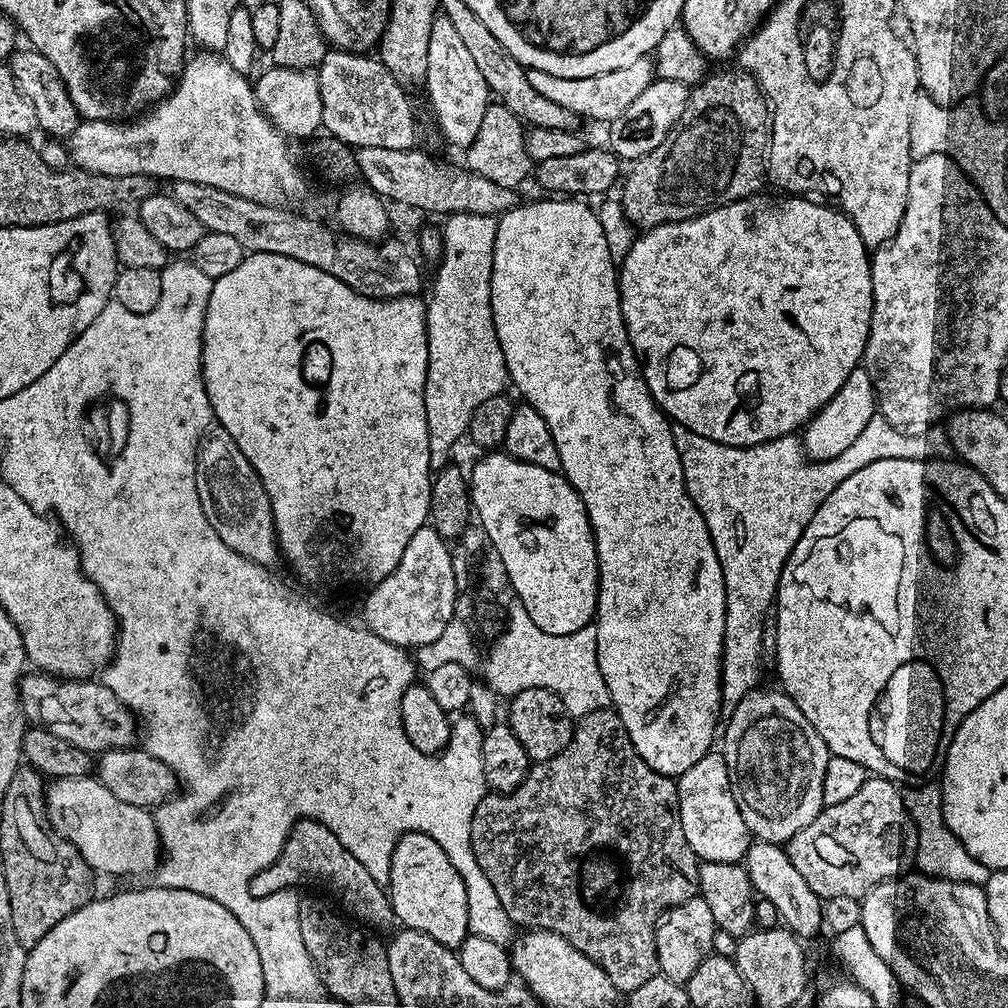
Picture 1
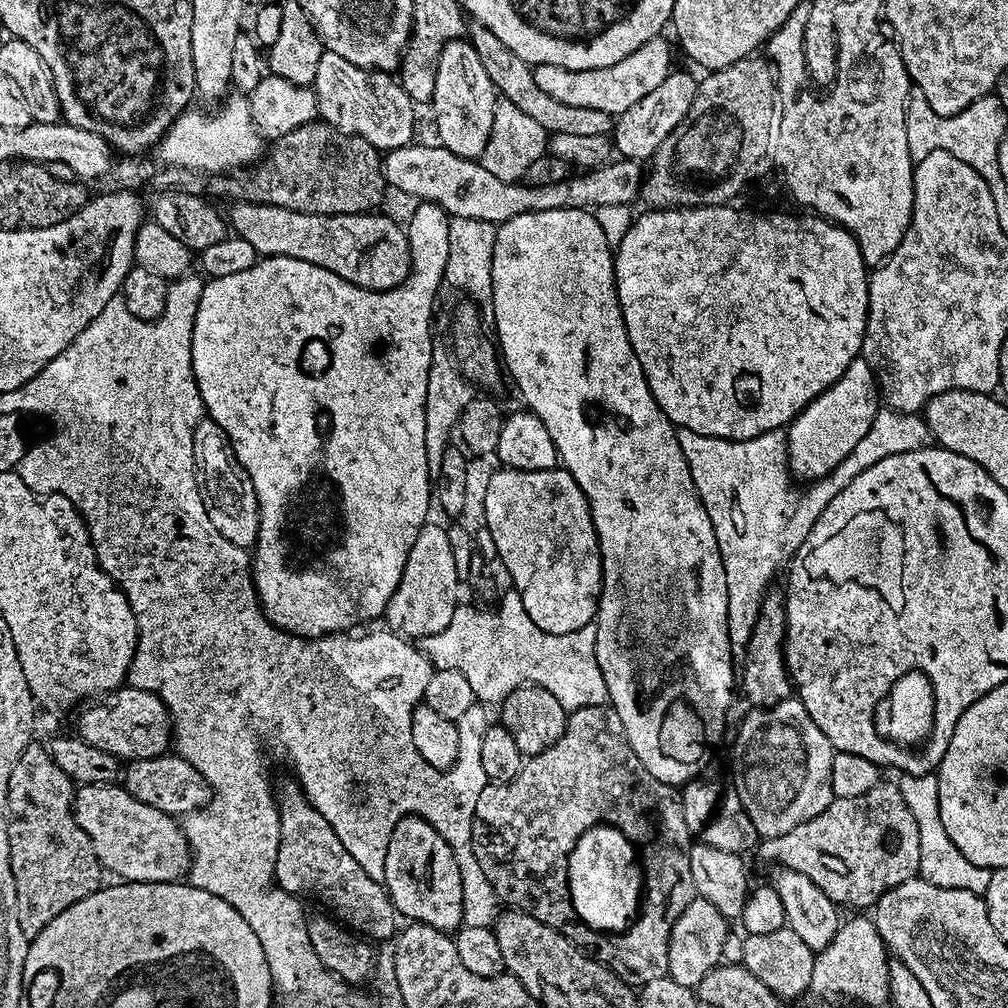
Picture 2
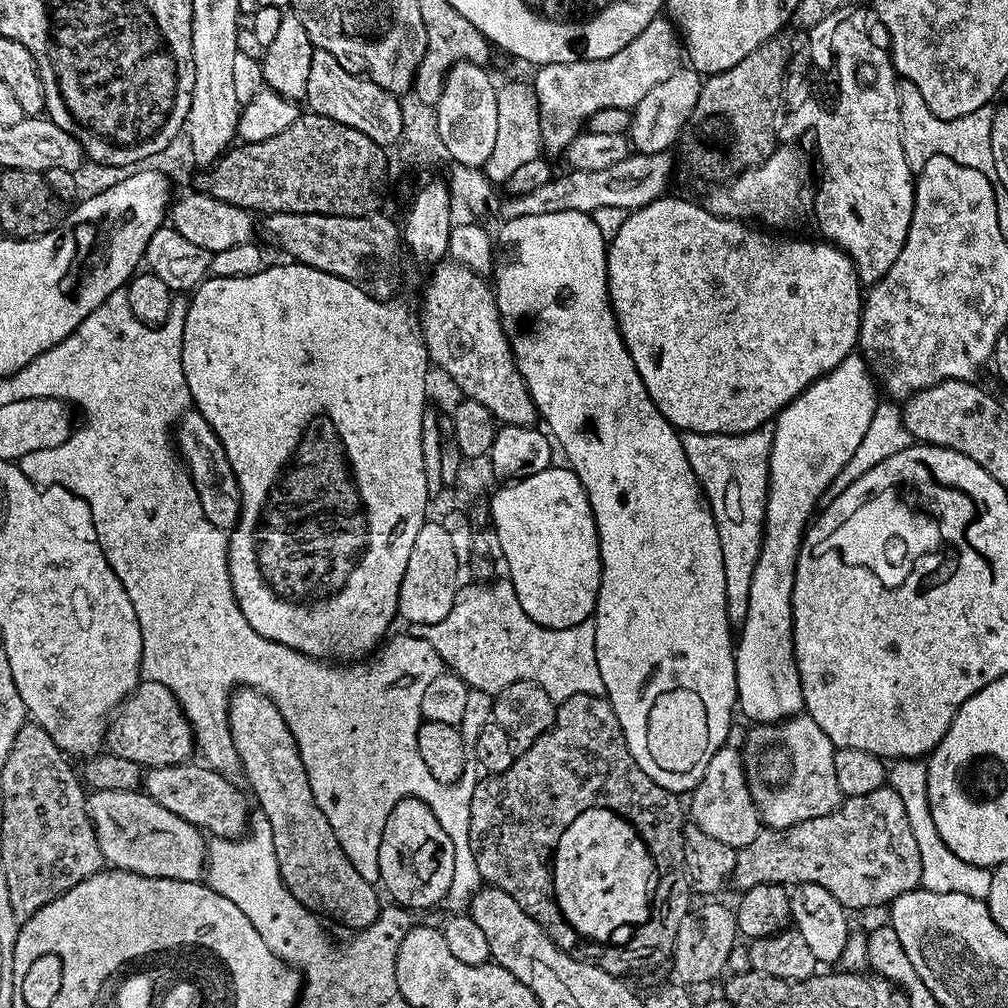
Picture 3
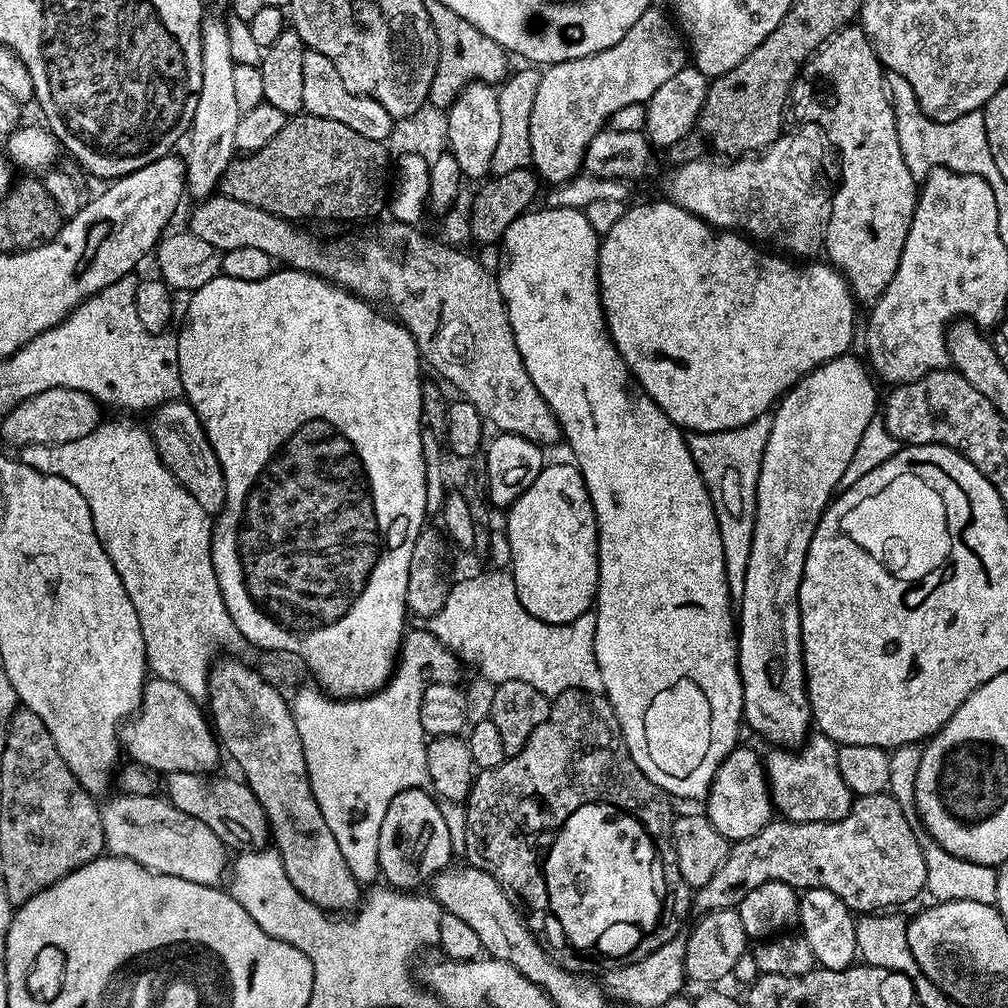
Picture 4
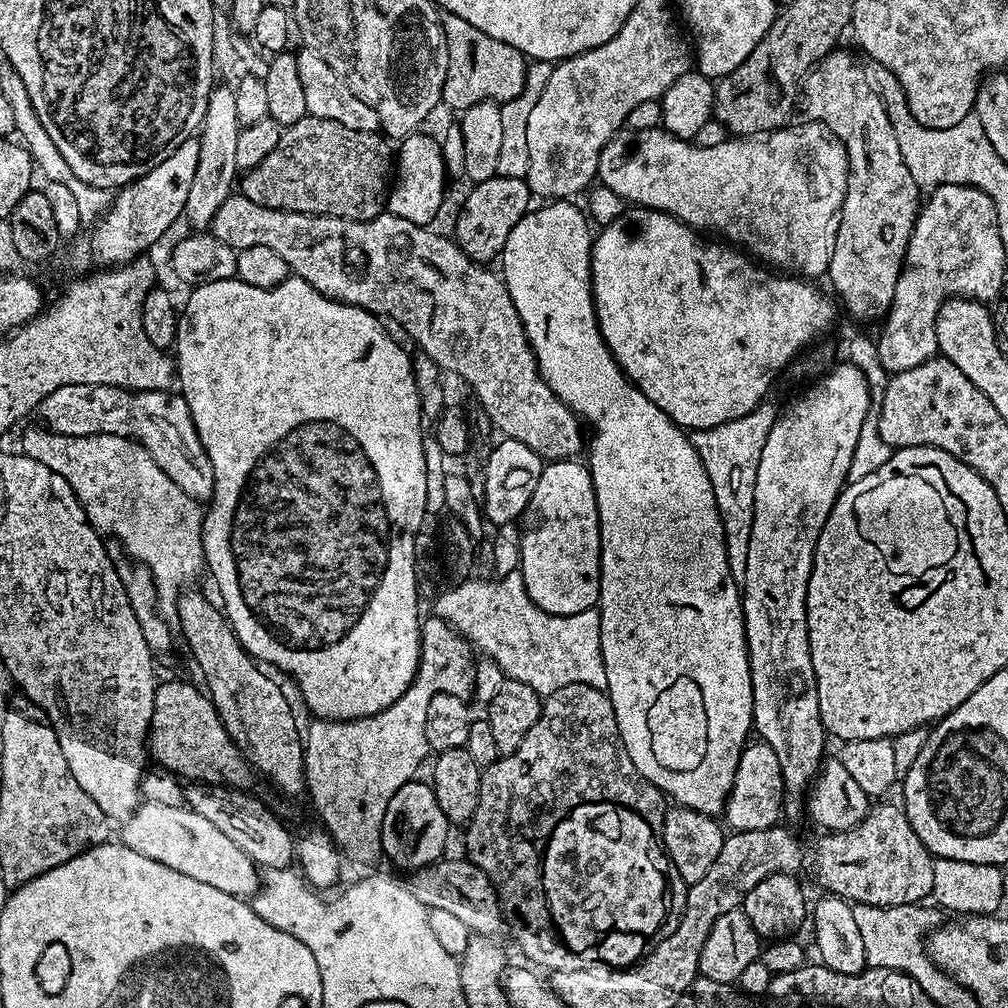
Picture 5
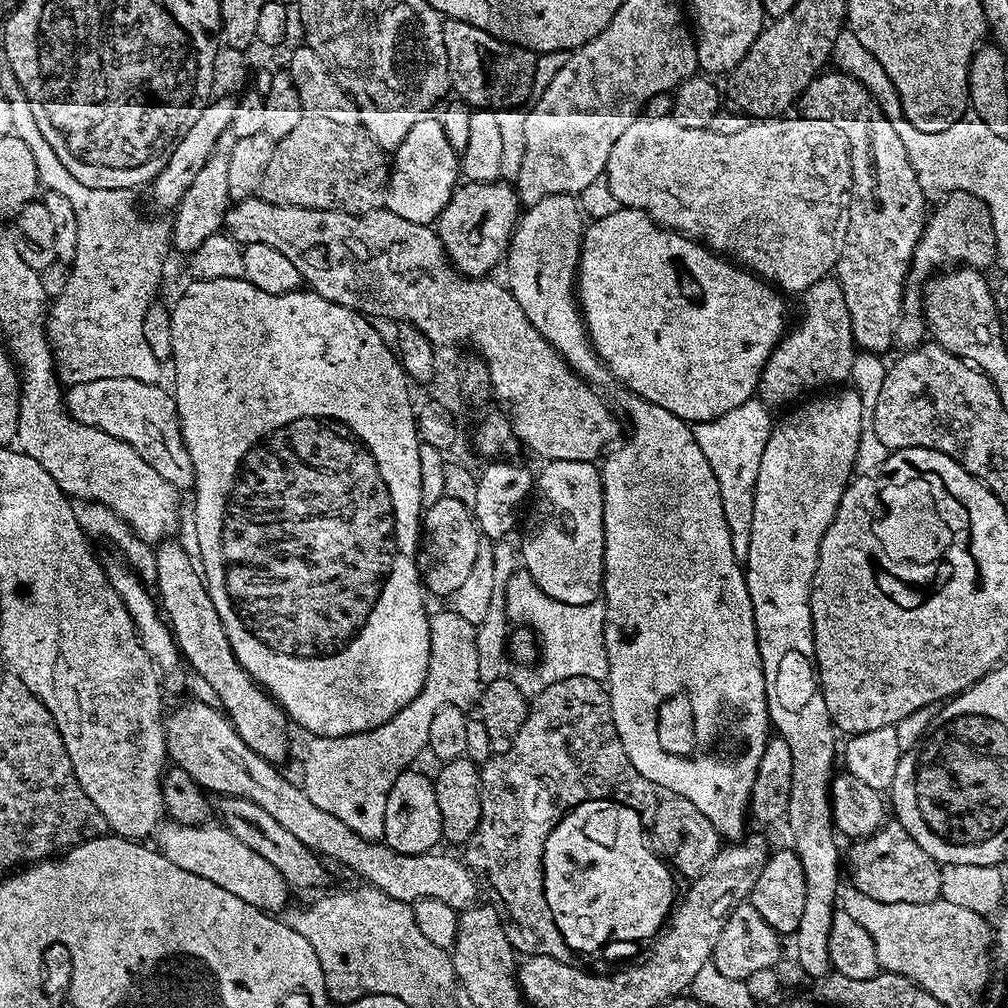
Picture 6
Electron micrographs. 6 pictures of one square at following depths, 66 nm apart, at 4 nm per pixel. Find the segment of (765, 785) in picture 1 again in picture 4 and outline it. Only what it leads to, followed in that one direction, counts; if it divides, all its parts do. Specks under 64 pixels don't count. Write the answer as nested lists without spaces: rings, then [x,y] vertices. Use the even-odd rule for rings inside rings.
[[[812,734],[795,750],[776,746],[771,749],[769,756],[763,757],[772,806],[783,819],[796,824],[841,820],[852,809],[854,797],[846,782],[842,782],[836,749],[837,745],[833,744],[830,737]]]

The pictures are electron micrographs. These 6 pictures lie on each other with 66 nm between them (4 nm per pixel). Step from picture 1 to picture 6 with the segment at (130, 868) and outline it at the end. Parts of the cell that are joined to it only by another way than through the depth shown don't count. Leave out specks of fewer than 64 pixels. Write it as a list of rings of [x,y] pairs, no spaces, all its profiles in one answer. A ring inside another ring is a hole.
[[[164,822],[155,833],[154,844],[163,856],[174,862],[174,866],[182,866],[182,870],[190,870],[190,874],[198,874],[198,878],[206,878],[206,882],[214,882],[214,886],[222,886],[222,890],[230,890],[230,894],[242,898],[242,902],[250,906],[269,914],[289,907],[290,886],[286,878],[270,866],[262,854],[254,854],[250,846],[234,838],[228,828],[212,822],[198,826]]]

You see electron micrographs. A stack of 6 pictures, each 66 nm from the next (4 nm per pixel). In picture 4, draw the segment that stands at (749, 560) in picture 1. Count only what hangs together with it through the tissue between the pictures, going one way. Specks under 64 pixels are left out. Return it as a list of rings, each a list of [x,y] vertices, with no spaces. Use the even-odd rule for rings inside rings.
[[[767,412],[746,426],[720,432],[688,432],[685,435],[687,448],[703,476],[715,508],[719,536],[722,538],[723,560],[726,562],[728,592],[734,602],[740,601],[745,586],[746,565],[750,558],[756,521],[758,474],[772,429],[773,418]]]

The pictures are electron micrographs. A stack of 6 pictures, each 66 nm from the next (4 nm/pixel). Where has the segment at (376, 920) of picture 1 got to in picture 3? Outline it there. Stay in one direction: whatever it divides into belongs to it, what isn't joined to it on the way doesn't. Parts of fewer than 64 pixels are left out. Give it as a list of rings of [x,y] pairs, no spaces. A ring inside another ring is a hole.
[[[237,688],[228,699],[228,725],[234,738],[234,746],[240,755],[240,768],[248,779],[249,786],[252,787],[251,795],[254,800],[256,795],[261,808],[259,811],[264,819],[270,822],[270,834],[274,838],[274,854],[278,858],[278,870],[290,894],[294,894],[296,901],[309,911],[324,918],[329,916],[330,919],[337,920],[348,928],[354,928],[352,930],[370,927],[382,909],[381,893],[373,881],[362,878],[362,874],[354,870],[354,862],[346,858],[336,837],[336,831],[330,826],[326,814],[322,814],[322,806],[314,802],[314,790],[310,790],[310,778],[306,774],[306,766],[302,766],[302,754],[278,706],[274,706],[272,699],[262,695],[258,690]]]

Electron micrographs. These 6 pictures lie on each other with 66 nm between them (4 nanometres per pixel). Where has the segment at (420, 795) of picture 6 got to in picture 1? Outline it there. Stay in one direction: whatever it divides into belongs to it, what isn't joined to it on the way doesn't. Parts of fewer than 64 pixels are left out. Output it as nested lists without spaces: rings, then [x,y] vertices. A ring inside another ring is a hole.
[[[407,832],[405,836],[394,846],[394,854],[390,858],[390,878],[386,881],[386,891],[388,898],[392,902],[392,909],[396,915],[397,921],[403,927],[413,928],[422,934],[430,934],[434,942],[442,946],[456,950],[460,943],[469,936],[468,931],[468,907],[466,906],[466,886],[438,842],[421,832]]]

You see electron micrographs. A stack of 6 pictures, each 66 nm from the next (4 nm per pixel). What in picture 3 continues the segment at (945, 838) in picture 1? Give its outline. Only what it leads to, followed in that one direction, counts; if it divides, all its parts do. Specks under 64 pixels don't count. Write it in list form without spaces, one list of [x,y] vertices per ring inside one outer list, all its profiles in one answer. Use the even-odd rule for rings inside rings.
[[[920,758],[895,761],[886,772],[887,787],[893,788],[898,798],[902,798],[906,818],[910,818],[914,842],[918,842],[918,858],[922,858],[920,887],[934,894],[966,894],[970,898],[987,901],[993,869],[962,862],[962,858],[958,858],[958,854],[954,854],[954,850],[942,842],[942,834],[938,834],[938,826],[934,826],[934,818],[930,814],[930,802],[926,794],[927,777],[927,763]]]

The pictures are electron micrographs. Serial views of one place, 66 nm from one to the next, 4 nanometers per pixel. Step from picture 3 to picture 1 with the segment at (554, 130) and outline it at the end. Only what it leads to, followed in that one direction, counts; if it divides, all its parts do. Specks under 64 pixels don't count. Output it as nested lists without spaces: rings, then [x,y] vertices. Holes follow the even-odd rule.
[[[647,56],[638,58],[619,70],[610,70],[610,74],[594,74],[594,78],[554,78],[554,74],[546,74],[546,70],[528,69],[530,86],[542,94],[542,98],[550,98],[550,102],[558,102],[558,106],[566,106],[573,117],[589,116],[592,120],[616,117],[637,98],[654,79],[654,64]]]

